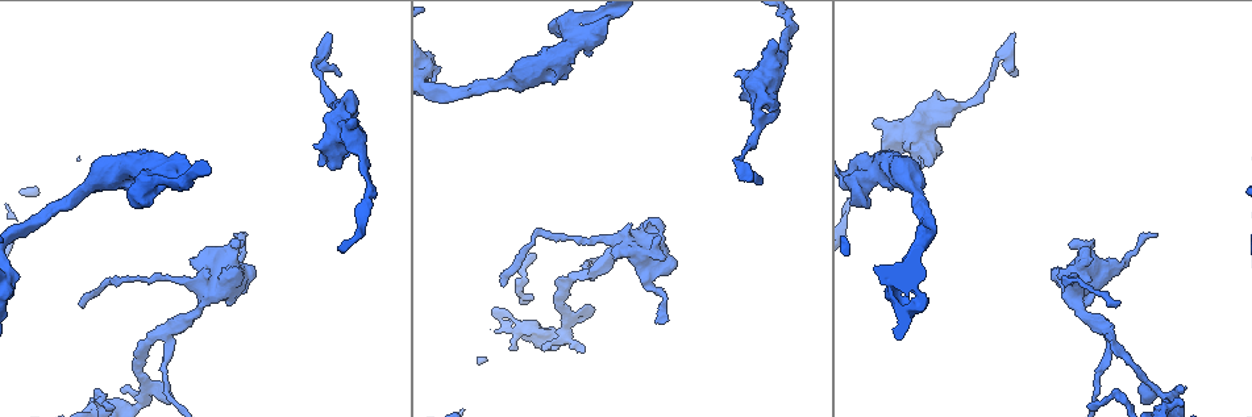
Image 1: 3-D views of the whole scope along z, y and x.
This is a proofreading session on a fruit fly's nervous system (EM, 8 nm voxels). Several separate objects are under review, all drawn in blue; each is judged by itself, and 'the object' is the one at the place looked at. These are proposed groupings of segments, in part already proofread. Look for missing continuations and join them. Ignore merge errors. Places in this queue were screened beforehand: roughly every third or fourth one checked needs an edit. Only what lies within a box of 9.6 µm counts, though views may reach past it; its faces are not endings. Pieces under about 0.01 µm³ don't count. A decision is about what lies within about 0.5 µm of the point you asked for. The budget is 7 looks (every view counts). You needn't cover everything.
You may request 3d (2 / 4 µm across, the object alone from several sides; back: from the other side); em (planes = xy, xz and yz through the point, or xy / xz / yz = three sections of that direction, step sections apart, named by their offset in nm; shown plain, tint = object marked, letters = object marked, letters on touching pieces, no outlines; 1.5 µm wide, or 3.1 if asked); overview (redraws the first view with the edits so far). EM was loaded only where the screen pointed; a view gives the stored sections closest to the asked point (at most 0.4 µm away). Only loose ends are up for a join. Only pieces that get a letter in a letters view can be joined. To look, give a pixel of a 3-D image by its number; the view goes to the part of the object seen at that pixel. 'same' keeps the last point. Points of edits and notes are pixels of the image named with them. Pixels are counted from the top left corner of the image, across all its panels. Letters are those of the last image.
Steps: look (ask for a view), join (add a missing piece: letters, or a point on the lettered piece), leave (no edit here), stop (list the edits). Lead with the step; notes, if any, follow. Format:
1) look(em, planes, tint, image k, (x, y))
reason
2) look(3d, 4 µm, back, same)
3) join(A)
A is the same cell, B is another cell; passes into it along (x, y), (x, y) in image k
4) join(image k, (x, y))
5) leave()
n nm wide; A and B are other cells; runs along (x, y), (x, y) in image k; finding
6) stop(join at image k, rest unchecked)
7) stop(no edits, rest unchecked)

look(3d, 4 µm, image 1, (949, 127))
free end

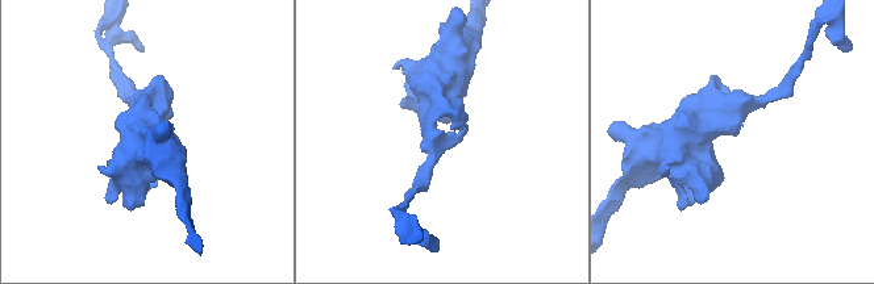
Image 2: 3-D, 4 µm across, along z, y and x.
look(em, planes, letters, image 2, (735, 130))

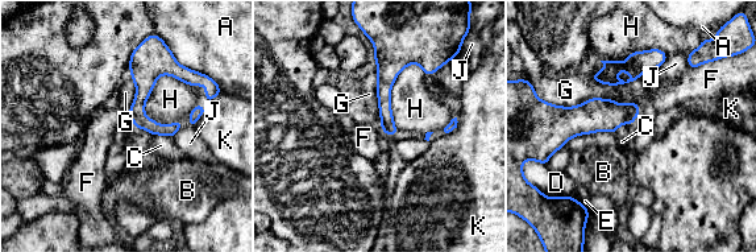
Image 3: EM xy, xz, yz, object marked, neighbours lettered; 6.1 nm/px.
leave()
A, B, C, D, E, F, G, H, J and K are other cells; border along (195, 86), (161, 75), (144, 114) in image 3; none of them fits

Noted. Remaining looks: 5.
look(3d, 2 µm, image 1, (1157, 235))
an open end

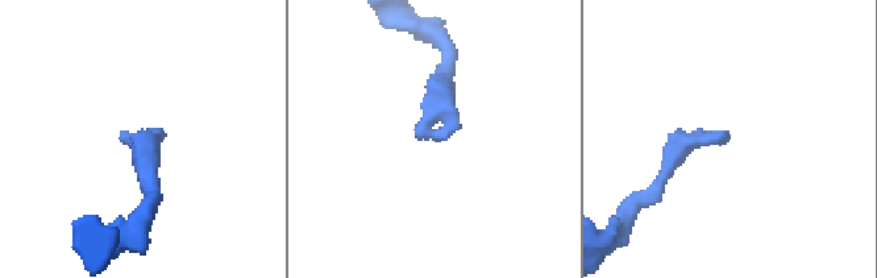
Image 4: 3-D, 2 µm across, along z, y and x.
look(em, yz, step 4, letters, image 4, (123, 138))

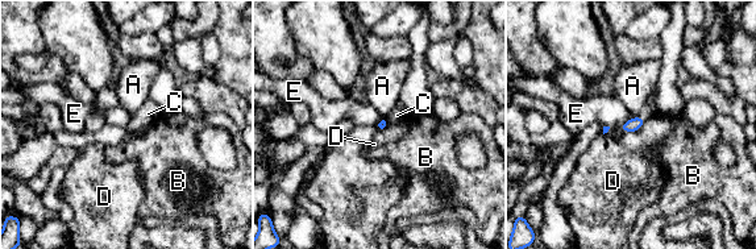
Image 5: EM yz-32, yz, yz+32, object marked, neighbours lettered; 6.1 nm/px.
look(em, planes, letters, same)

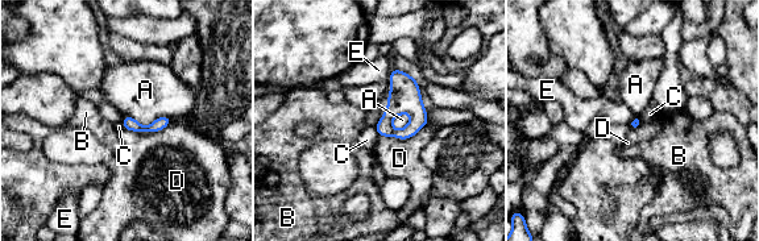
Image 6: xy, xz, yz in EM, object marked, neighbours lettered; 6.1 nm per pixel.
leave()
A, B, C, D and E are other cells; none of them fits

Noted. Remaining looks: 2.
stop(no edits, rest unchecked)

